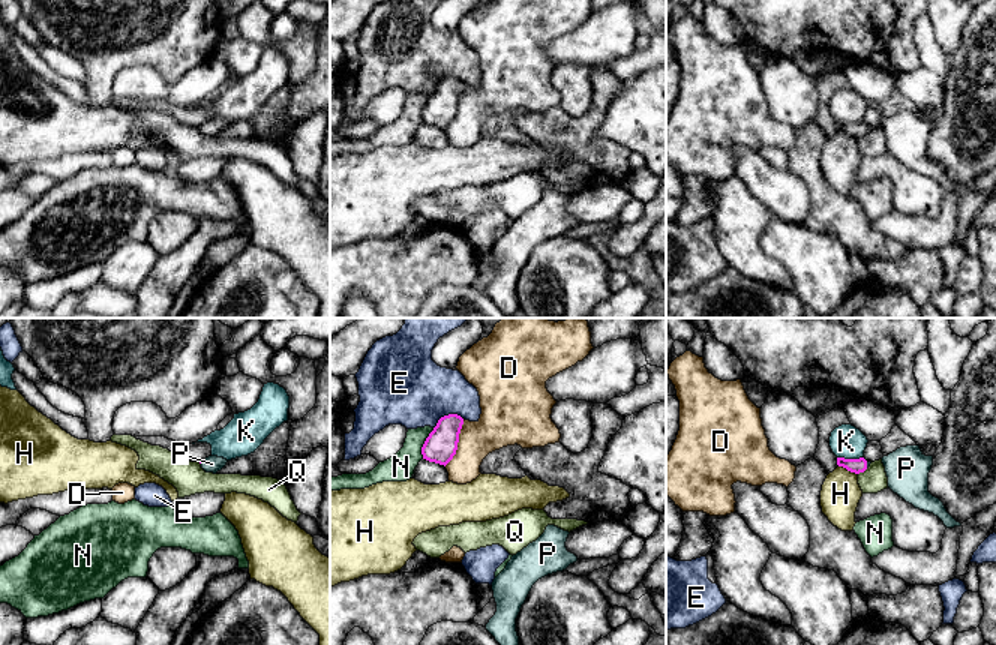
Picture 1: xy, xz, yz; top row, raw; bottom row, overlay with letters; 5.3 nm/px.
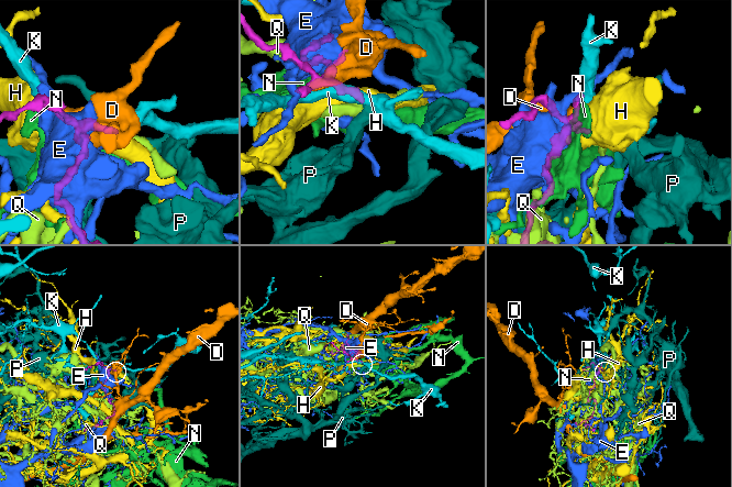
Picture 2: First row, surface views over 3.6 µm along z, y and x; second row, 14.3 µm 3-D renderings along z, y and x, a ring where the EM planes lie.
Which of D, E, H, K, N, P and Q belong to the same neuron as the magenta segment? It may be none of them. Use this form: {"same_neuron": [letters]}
{"same_neuron": ["P"]}

